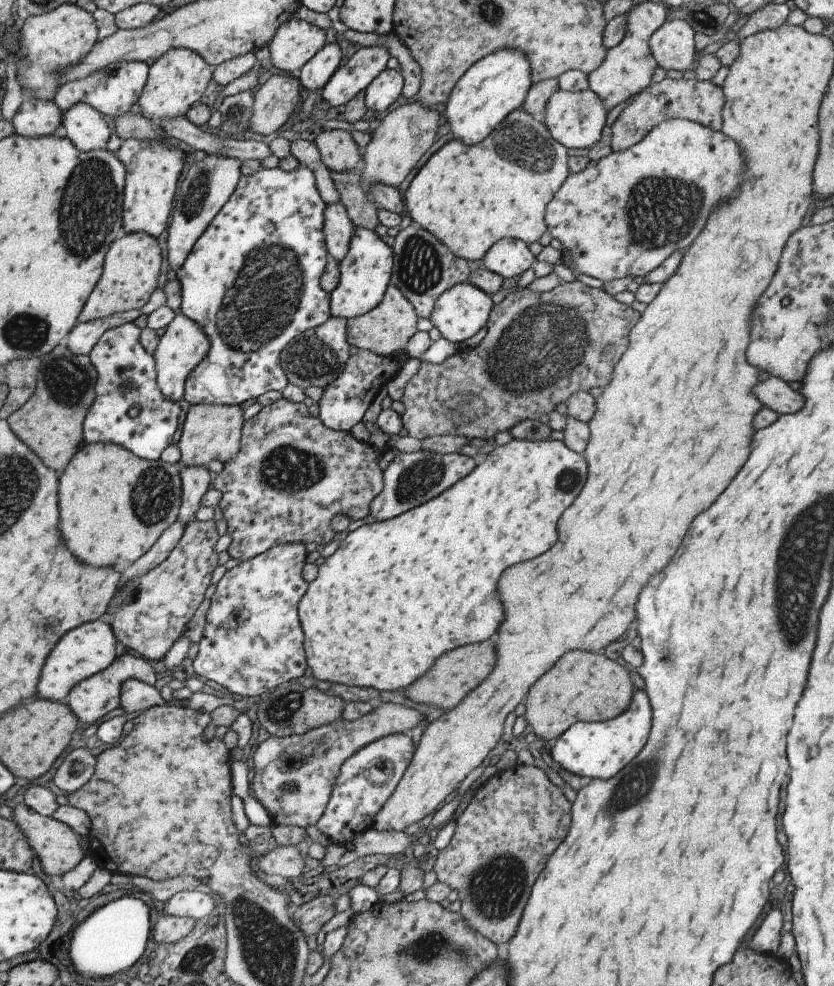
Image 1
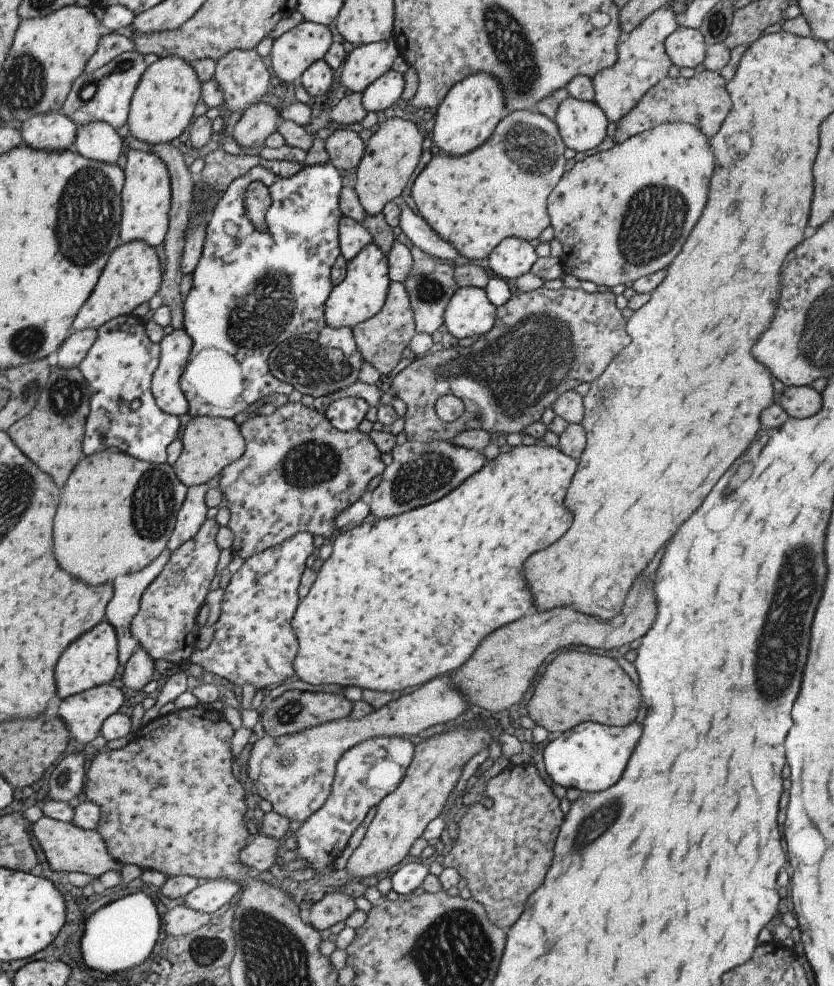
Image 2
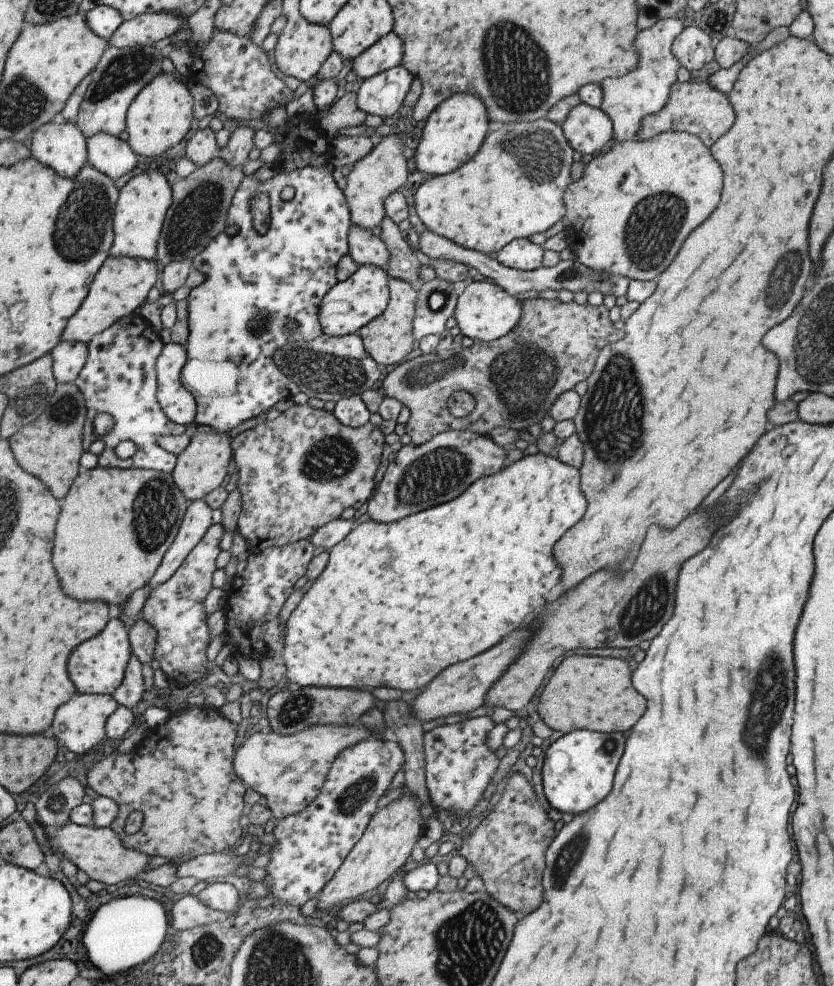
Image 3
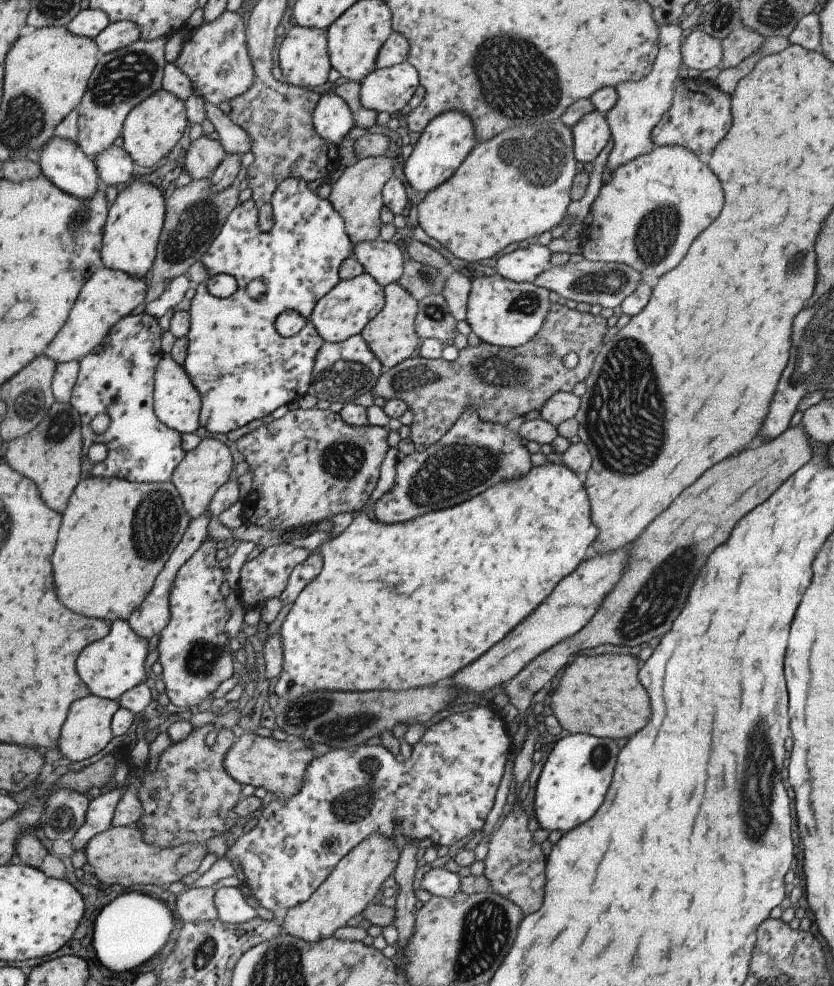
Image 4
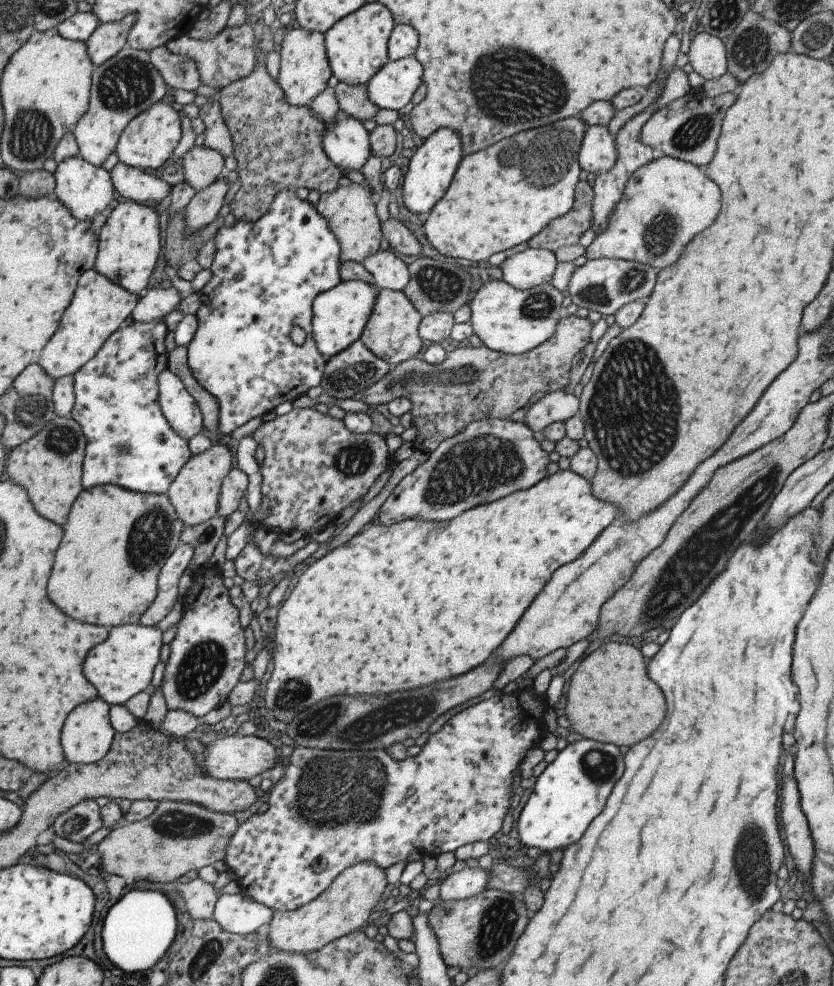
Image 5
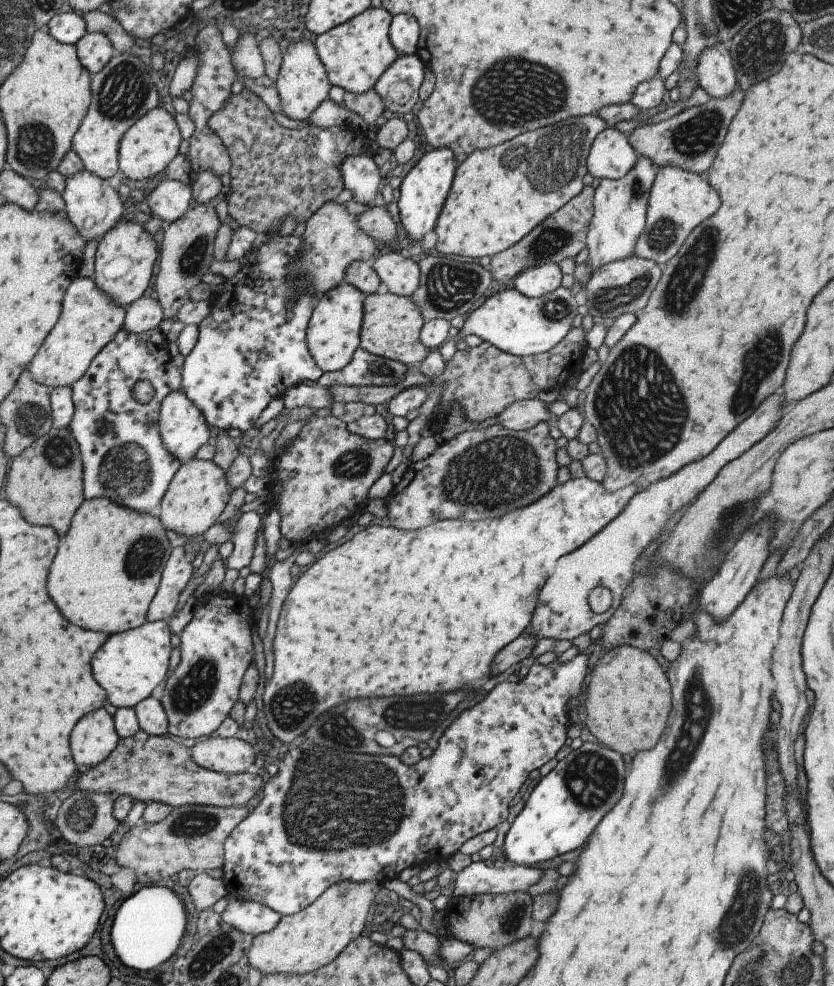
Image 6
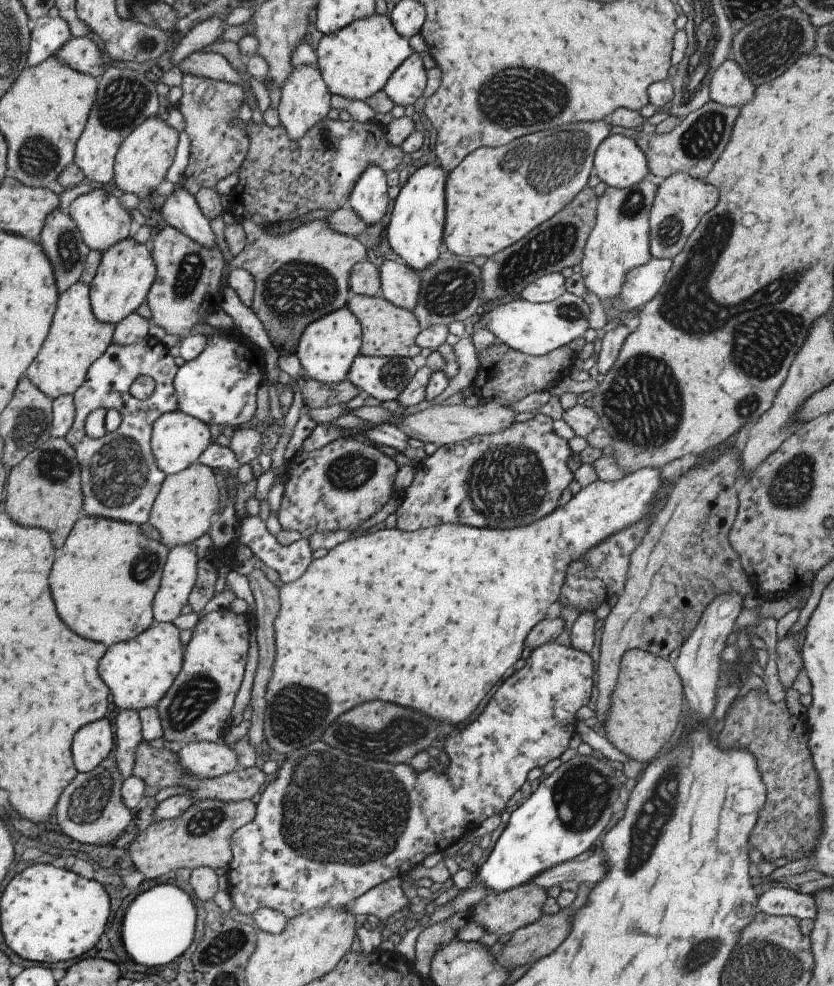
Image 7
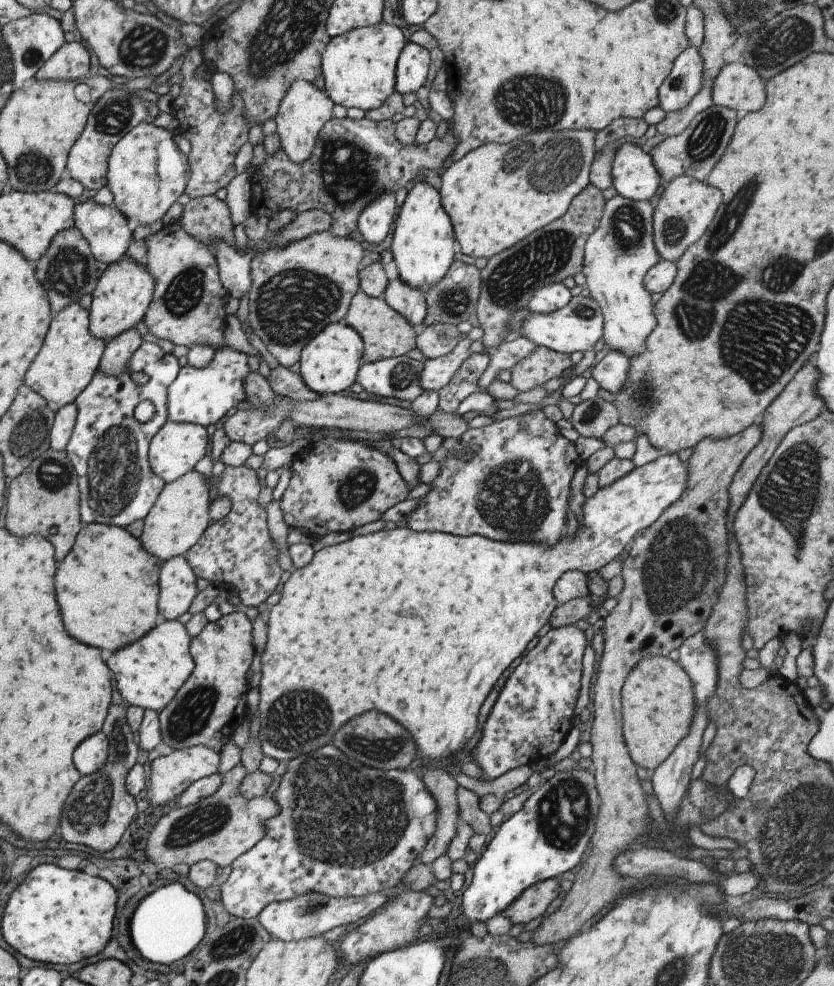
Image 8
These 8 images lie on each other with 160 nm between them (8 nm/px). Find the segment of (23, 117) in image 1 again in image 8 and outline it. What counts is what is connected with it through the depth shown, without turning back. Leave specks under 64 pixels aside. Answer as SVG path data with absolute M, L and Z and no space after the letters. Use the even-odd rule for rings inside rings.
M90 194L75 202L73 208L74 226L79 230L80 236L87 242L93 259L104 266L115 264L121 260L132 242L132 232L127 228L127 220L113 205L103 206L95 204Z

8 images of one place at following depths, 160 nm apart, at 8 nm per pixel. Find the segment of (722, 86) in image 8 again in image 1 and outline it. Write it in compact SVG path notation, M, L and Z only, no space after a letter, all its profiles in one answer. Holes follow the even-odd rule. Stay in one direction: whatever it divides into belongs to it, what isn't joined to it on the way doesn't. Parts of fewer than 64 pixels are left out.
M685 19L664 20L653 31L648 43L657 67L667 70L687 70L695 65L698 48L694 44L695 30Z

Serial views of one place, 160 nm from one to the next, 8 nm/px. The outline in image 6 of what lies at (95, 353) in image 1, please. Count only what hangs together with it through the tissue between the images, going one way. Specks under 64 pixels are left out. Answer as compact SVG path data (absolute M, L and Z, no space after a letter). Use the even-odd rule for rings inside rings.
M157 327L139 334L131 334L121 328L70 386L73 412L67 427L77 443L83 462L84 498L105 497L140 513L157 512L162 496L181 463L166 451L157 426L160 402L169 392L181 388L180 369L172 363L172 358L167 353L167 345L164 334ZM141 381L148 382L153 389L152 397L144 403L135 400L132 395L134 384Z

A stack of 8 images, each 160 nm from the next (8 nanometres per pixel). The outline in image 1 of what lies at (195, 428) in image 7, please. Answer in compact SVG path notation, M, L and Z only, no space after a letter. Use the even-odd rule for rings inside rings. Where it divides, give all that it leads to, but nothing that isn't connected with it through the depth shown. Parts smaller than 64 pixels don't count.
M180 312L174 313L152 354L156 370L156 385L166 399L177 402L184 396L185 379L207 354L208 348L209 341L201 327Z

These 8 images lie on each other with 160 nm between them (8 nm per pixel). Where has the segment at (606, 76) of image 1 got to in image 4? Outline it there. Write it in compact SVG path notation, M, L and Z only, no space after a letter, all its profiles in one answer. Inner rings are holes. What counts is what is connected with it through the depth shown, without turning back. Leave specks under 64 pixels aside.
M659 25L658 50L655 60L651 64L650 72L647 72L647 76L643 76L641 80L623 82L614 87L617 92L617 104L604 115L611 140L613 140L613 148L607 156L606 163L609 174L613 174L615 168L635 160L637 156L651 152L651 148L653 148L650 140L651 130L671 106L673 92L677 84L677 72L679 72L679 65L682 64L680 45L683 38L681 32L679 25Z

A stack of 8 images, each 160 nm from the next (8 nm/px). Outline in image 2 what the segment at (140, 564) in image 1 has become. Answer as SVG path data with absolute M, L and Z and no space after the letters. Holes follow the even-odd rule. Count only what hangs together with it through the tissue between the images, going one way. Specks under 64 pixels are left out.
M165 546L149 564L135 572L116 576L112 580L112 597L105 607L105 621L113 628L118 642L118 663L125 664L131 652L138 646L129 632L130 620L138 611L138 600L142 590L153 580L170 557Z

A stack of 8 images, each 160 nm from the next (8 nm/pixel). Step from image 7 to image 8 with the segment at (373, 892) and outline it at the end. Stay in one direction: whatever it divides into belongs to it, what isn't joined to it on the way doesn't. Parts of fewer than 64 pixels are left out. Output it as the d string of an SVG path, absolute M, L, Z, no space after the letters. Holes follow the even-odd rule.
M308 891L302 894L295 894L295 896L287 898L287 900L269 902L259 912L257 922L265 929L265 932L269 933L272 939L279 939L284 942L307 940L307 938L315 938L335 927L353 924L360 918L369 916L387 898L381 892L355 898L336 898L335 896L324 896L321 892Z

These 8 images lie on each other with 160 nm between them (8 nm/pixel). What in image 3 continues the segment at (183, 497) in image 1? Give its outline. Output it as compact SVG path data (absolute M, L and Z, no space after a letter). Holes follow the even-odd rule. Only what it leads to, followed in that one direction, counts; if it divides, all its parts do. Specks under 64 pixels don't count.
M203 499L189 502L173 542L163 554L153 576L148 580L148 594L175 572L187 553L201 540L208 526L211 526L209 506Z

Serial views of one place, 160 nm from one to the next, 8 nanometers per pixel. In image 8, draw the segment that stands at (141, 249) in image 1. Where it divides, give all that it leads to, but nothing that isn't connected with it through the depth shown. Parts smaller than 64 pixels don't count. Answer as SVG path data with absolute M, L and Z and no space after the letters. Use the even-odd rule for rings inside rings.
M78 302L65 306L52 316L41 347L25 372L25 386L45 400L47 408L55 414L65 404L74 403L98 370L104 350L104 340L97 340L88 330L88 311Z

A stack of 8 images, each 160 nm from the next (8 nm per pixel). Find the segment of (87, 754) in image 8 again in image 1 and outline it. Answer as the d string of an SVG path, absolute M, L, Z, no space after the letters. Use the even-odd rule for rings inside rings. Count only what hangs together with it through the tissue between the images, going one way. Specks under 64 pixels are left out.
M123 653L119 657L115 657L111 664L101 672L95 673L93 676L83 679L75 686L72 686L67 693L65 702L76 716L76 720L81 720L85 724L92 724L95 720L107 714L107 712L111 712L111 710L115 710L118 707L120 686L124 680L135 679L145 684L151 684L153 687L157 677L147 659Z

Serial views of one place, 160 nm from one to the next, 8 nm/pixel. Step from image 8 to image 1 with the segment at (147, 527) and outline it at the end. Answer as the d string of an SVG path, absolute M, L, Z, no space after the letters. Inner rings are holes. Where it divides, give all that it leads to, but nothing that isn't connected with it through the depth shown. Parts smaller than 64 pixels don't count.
M192 404L186 413L181 435L177 442L180 452L180 462L187 465L207 467L211 460L219 460L225 464L233 458L240 447L240 436L243 420L243 410L239 405Z

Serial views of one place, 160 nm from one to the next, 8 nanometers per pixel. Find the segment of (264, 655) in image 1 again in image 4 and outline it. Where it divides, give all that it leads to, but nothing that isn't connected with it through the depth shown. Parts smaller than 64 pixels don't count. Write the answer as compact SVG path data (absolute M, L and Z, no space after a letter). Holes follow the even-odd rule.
M283 542L264 547L255 558L245 561L240 568L236 582L238 602L241 601L245 606L248 606L247 612L250 608L258 606L259 602L265 602L268 598L277 598L283 592L291 570L309 555L307 549L291 543Z

